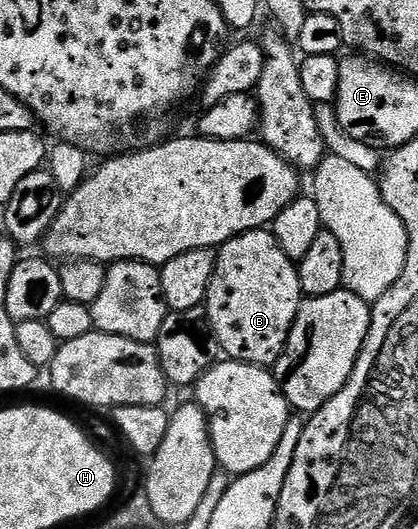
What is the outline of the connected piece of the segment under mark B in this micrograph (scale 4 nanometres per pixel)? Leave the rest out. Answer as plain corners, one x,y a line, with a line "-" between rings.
268,229
247,231
220,244
206,310
220,350
229,360
266,368
279,363
302,302
296,268

